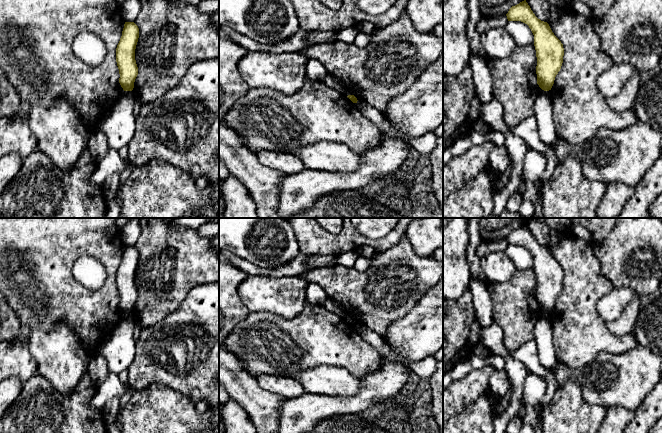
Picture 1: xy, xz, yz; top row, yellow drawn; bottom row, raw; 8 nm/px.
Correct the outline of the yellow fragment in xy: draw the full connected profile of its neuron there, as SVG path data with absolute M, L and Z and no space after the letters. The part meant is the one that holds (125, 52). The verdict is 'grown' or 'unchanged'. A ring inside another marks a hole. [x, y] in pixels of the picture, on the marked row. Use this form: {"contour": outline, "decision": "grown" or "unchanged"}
{"contour": "M125 22L122 36L116 48L116 62L119 69L119 83L124 91L132 91L138 75L135 49L139 28L134 22Z", "decision": "unchanged"}

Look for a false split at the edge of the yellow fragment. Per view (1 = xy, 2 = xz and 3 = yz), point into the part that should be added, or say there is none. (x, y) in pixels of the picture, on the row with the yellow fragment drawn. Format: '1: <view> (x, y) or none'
1: none
2: none
3: none

